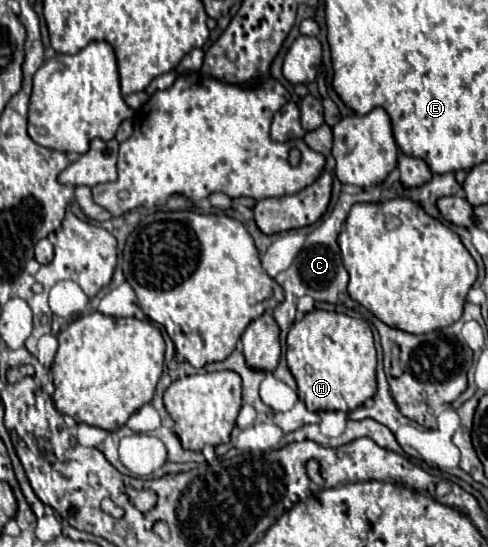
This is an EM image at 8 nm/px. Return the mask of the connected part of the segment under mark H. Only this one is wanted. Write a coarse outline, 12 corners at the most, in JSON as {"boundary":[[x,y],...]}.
{"boundary":[[315,309],[292,325],[288,369],[310,411],[376,393],[364,319]]}

